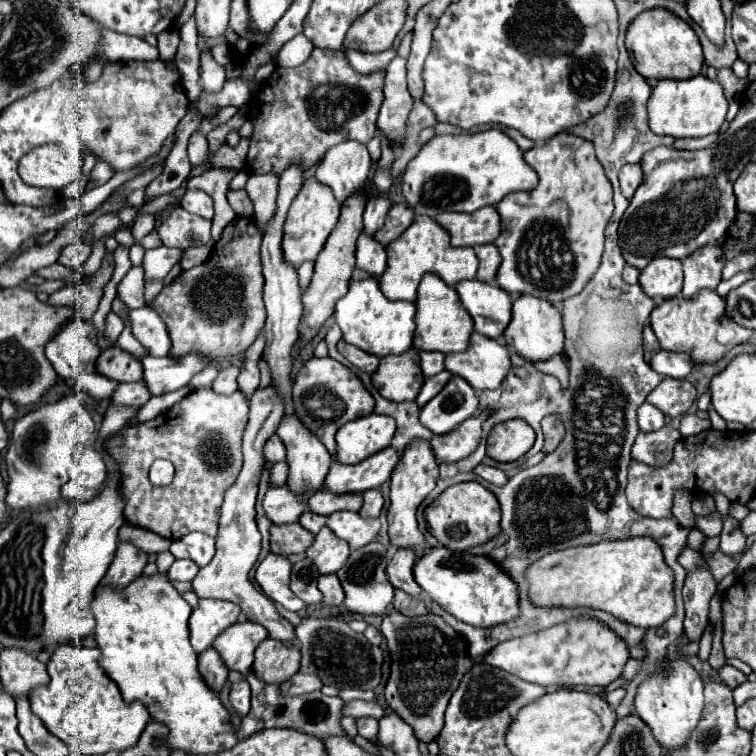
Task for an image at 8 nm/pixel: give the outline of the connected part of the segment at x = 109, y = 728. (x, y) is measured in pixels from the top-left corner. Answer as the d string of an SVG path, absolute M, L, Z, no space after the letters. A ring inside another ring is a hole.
M69 643L55 647L47 663L47 673L49 683L33 689L29 695L31 711L69 749L85 755L105 755L107 751L125 751L139 741L151 715L141 701L125 703L117 683L97 663L97 647L89 649Z

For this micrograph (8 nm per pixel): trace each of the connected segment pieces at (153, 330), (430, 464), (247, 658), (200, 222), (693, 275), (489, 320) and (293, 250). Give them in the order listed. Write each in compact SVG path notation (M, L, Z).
M149 307L129 311L129 317L133 335L149 351L149 355L165 357L165 353L169 353L171 349L171 339L161 317Z
M413 441L413 445L405 447L401 461L397 463L397 469L391 473L391 505L387 509L387 521L389 521L389 537L393 547L409 547L419 555L427 551L427 543L423 533L417 529L417 507L423 503L423 499L435 489L435 483L439 479L437 459L433 455L431 441Z
M237 621L229 625L219 637L213 641L213 649L217 649L221 661L239 673L249 673L253 665L253 653L257 645L267 637L267 629L253 621Z
M181 205L175 207L169 217L157 229L159 239L167 247L199 247L211 239L211 221L185 211Z
M717 243L707 245L705 249L697 249L693 255L683 259L685 285L681 297L691 299L701 289L717 289L723 265L725 265L725 251Z
M461 281L457 283L461 303L475 321L475 331L499 339L511 321L511 295L495 283Z
M315 177L307 179L293 199L287 219L283 223L283 239L281 239L281 251L283 251L283 261L289 263L291 267L301 267L305 261L315 261L319 251L323 249L329 233L335 229L339 221L339 211L341 205L335 201L333 193L329 187L321 185L315 181Z

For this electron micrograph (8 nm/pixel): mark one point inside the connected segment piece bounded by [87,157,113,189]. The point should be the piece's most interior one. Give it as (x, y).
(101, 173)

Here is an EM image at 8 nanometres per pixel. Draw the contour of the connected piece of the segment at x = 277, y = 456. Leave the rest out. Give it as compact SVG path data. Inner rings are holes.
M273 435L267 441L267 445L265 445L265 459L269 463L277 463L277 461L285 459L285 445L283 445L283 441L277 435Z

